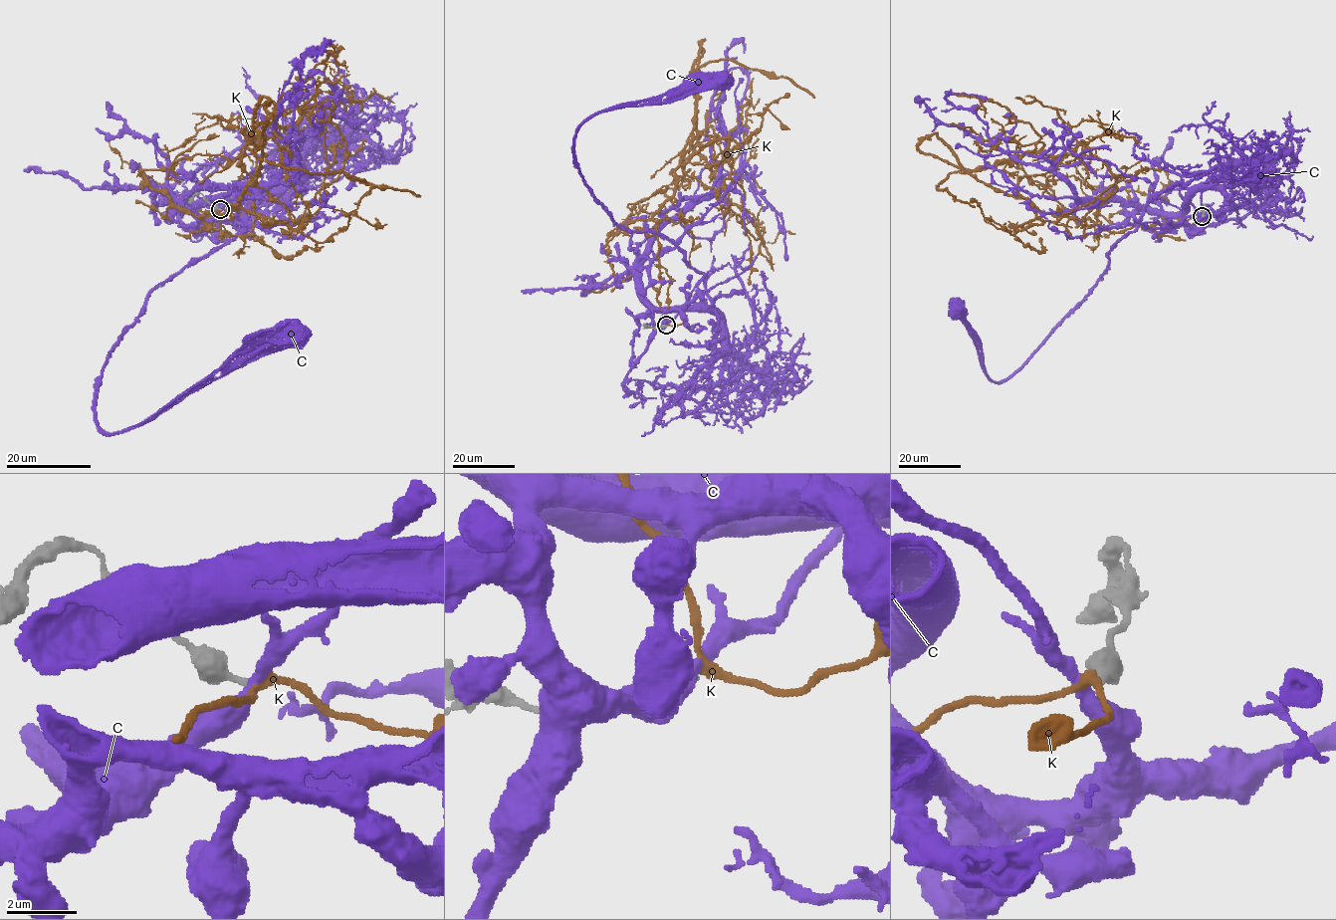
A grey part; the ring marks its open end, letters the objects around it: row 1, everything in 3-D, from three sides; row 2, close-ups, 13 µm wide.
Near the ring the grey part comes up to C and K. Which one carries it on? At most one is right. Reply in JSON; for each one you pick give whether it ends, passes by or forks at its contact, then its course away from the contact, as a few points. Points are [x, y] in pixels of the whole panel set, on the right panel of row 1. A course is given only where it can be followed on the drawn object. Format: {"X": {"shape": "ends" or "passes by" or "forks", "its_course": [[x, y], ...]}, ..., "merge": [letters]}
{"K": {"shape": "passes by", "its_course": [[1202, 216], [1103, 230], [1039, 211], [968, 172], [1111, 137]]}, "merge": ["K"]}

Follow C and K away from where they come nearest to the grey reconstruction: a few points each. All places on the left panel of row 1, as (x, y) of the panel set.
C: (220, 209), (271, 182), (243, 229), (150, 294), (103, 368), (97, 424), (119, 433), (150, 421), (291, 338)
K: (221, 209), (208, 230), (202, 217), (226, 214), (257, 176), (259, 124), (286, 126), (372, 93), (393, 103)

